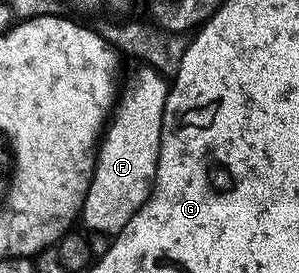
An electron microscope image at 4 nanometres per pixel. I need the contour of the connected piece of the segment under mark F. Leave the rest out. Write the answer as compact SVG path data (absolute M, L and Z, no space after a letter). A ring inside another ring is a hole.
M137 68L133 79L120 91L119 101L111 114L111 121L103 131L99 143L97 163L93 165L93 179L87 188L85 203L79 218L86 231L117 235L139 212L153 188L153 177L159 160L163 108L169 95L170 83L166 75L152 68Z

